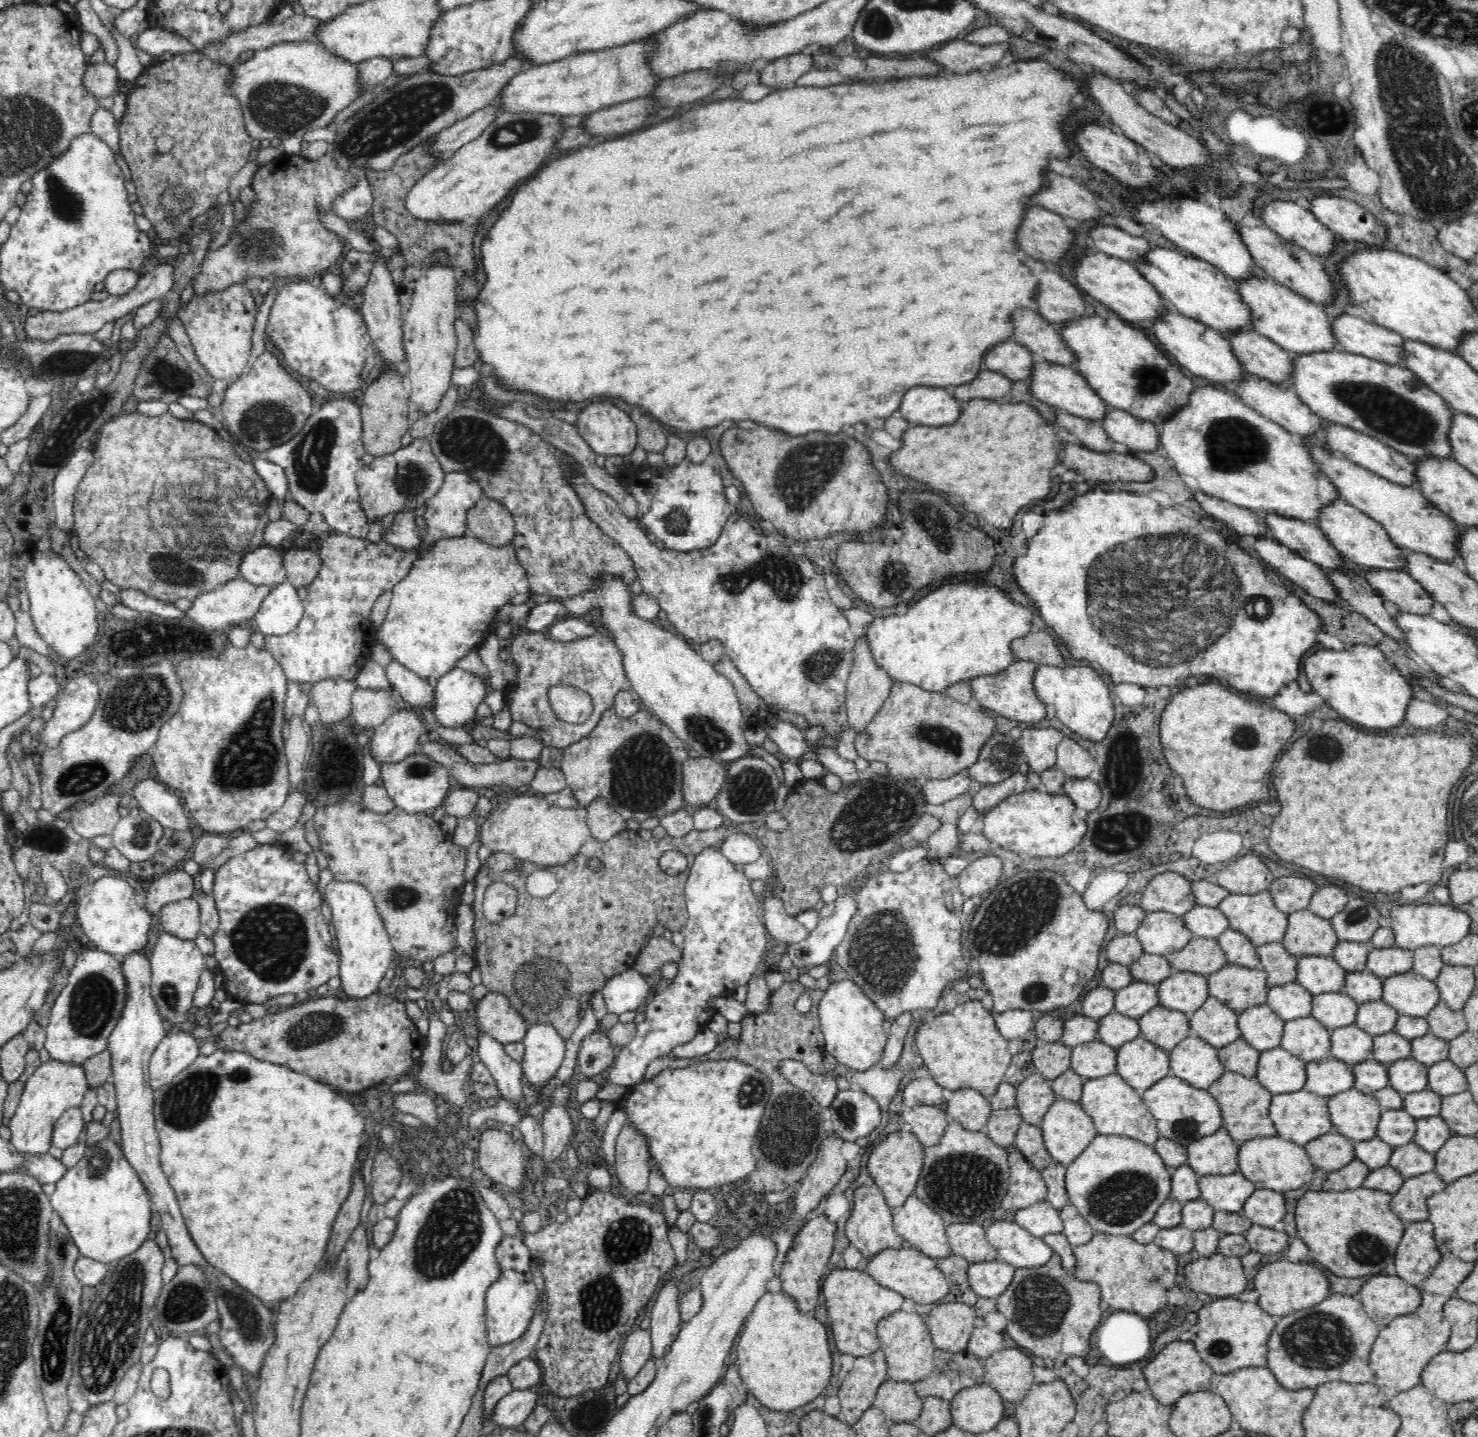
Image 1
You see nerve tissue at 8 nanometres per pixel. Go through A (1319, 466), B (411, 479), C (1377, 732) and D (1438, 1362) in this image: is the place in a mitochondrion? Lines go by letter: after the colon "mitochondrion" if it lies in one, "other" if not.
A: other
B: mitochondrion
C: other
D: other

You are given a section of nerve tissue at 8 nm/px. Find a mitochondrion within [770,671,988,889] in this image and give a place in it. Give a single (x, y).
(880, 808)

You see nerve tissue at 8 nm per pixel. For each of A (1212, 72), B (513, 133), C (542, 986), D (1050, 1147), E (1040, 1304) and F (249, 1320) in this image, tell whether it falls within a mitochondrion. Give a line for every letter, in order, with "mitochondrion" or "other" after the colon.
A: other
B: mitochondrion
C: mitochondrion
D: other
E: mitochondrion
F: mitochondrion

